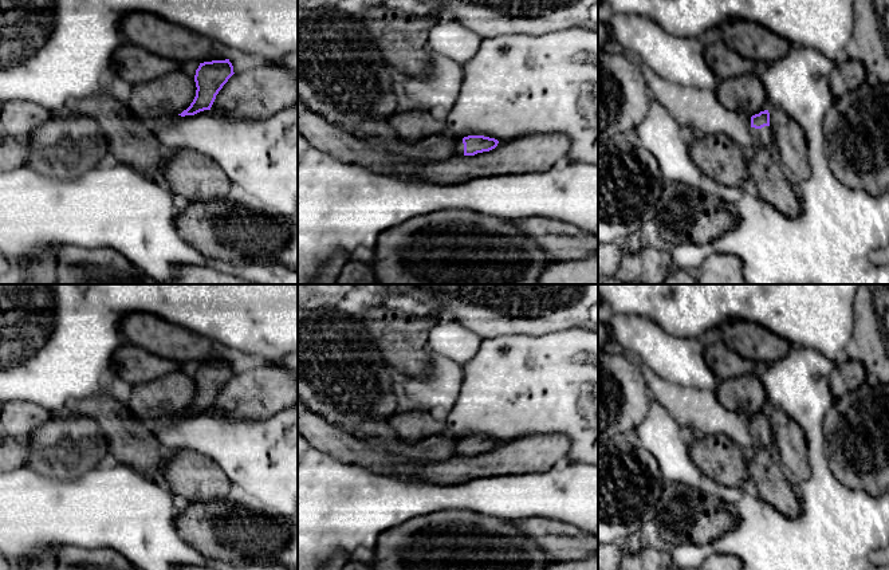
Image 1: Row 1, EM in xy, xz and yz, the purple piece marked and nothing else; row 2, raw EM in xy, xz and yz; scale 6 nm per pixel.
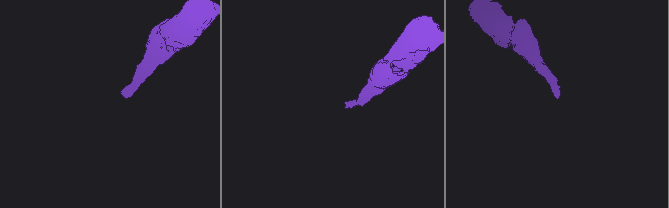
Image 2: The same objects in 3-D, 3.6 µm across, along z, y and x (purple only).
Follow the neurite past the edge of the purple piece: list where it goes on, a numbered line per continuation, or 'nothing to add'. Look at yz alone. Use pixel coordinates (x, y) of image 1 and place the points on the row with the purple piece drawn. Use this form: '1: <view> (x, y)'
1: yz (764, 136)

